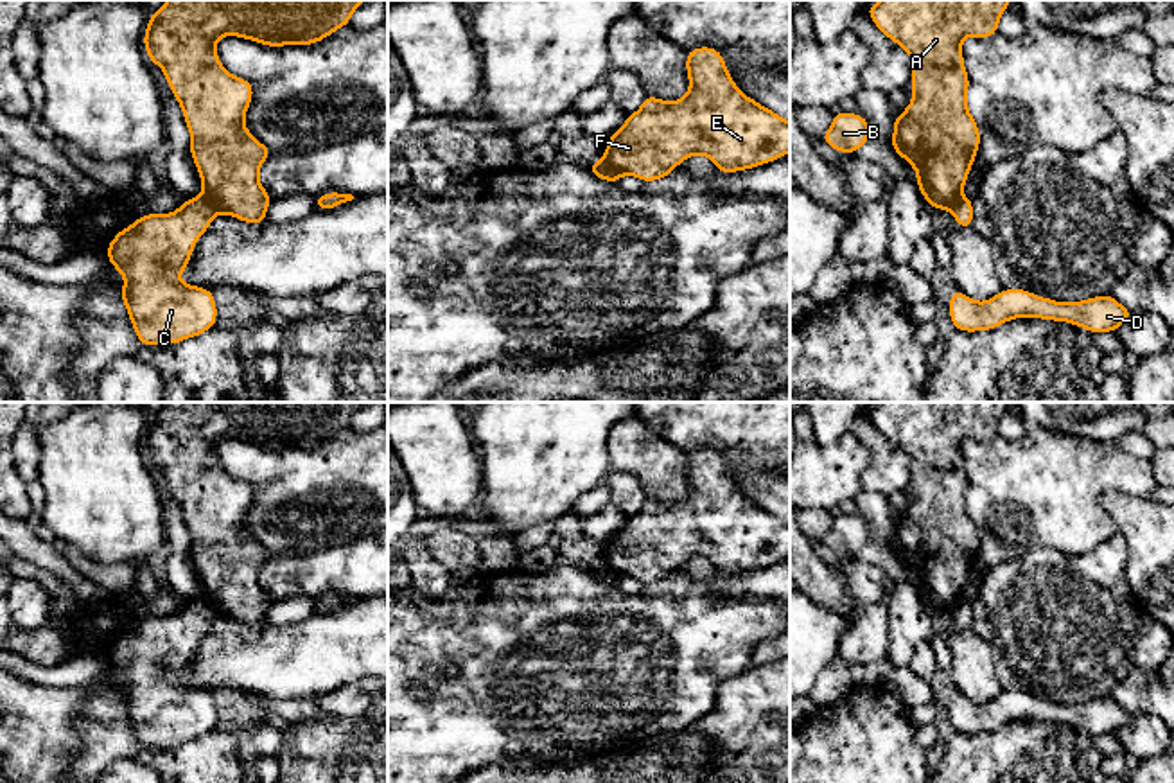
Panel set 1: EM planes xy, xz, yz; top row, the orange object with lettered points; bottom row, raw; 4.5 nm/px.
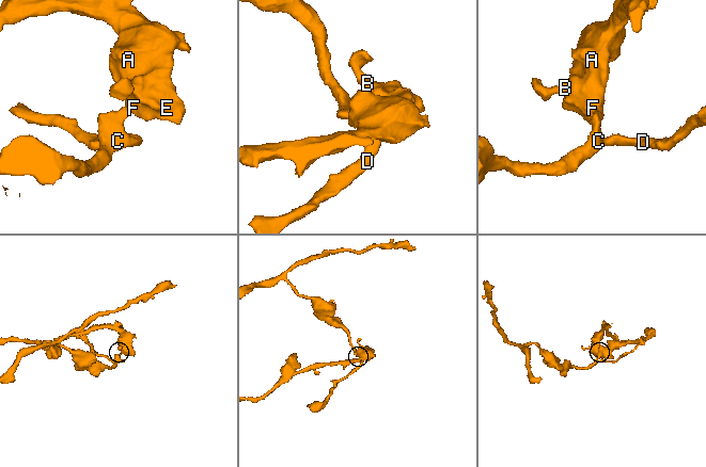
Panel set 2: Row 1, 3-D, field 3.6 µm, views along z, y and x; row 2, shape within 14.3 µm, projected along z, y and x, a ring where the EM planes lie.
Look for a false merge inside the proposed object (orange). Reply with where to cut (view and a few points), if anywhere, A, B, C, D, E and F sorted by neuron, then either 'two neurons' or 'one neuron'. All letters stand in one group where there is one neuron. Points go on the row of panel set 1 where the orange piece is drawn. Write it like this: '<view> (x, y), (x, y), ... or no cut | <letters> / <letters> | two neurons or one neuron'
xy (203, 194), (219, 212) | A B E F / C D | two neurons

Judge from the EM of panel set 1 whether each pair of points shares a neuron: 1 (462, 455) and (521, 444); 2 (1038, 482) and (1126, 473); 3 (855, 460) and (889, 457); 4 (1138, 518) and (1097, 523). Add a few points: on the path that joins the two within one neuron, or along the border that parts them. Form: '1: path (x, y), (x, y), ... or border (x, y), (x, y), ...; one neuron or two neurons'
1: border (469, 428), (481, 460), (483, 487); two neurons
2: path (1060, 478), (1070, 473), (1104, 473); one neuron
3: border (849, 431), (869, 451), (862, 487); two neurons
4: border (1147, 498), (1106, 491), (1099, 503); two neurons

